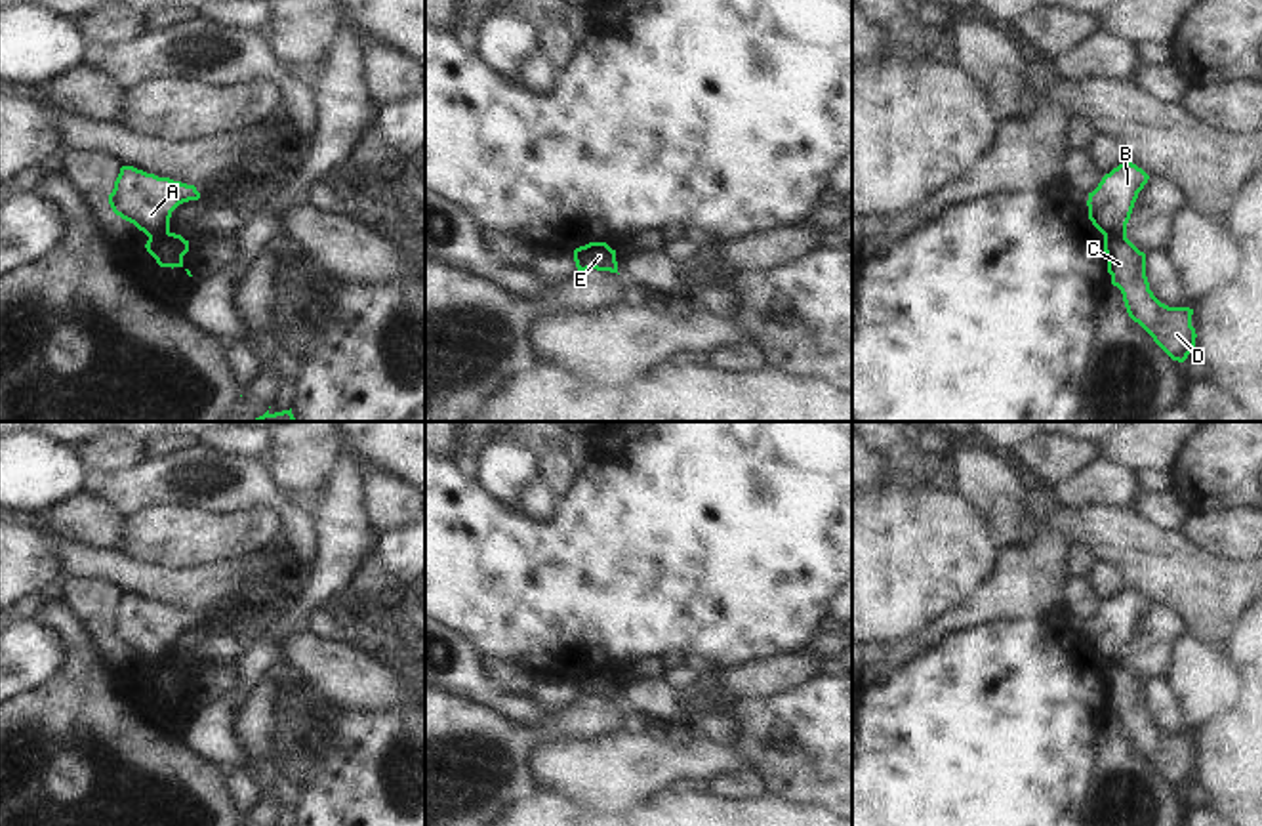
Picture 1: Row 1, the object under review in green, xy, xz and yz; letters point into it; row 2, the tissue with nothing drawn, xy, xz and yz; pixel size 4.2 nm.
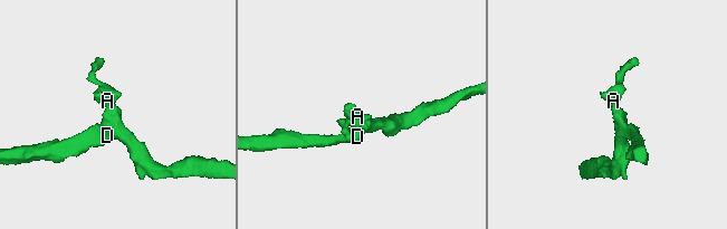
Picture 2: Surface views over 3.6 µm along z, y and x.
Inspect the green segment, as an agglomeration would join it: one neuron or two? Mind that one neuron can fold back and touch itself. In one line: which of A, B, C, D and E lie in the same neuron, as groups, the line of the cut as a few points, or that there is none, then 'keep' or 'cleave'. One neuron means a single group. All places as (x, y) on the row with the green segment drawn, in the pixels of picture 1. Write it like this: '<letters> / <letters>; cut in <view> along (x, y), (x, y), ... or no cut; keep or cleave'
A B / C D E; cut in yz along (1125, 233), (1114, 233), (1104, 239); cleave

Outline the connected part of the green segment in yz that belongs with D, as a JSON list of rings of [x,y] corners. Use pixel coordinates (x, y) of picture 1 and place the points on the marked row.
[[[1127,235],[1104,238],[1111,284],[1123,294],[1129,317],[1138,322],[1153,341],[1172,359],[1184,362],[1195,349],[1193,309],[1169,307],[1150,290],[1146,254]]]

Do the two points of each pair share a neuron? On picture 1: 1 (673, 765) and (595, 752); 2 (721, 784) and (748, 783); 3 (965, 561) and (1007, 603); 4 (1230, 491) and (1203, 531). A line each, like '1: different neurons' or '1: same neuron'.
1: same neuron
2: same neuron
3: different neurons
4: different neurons

